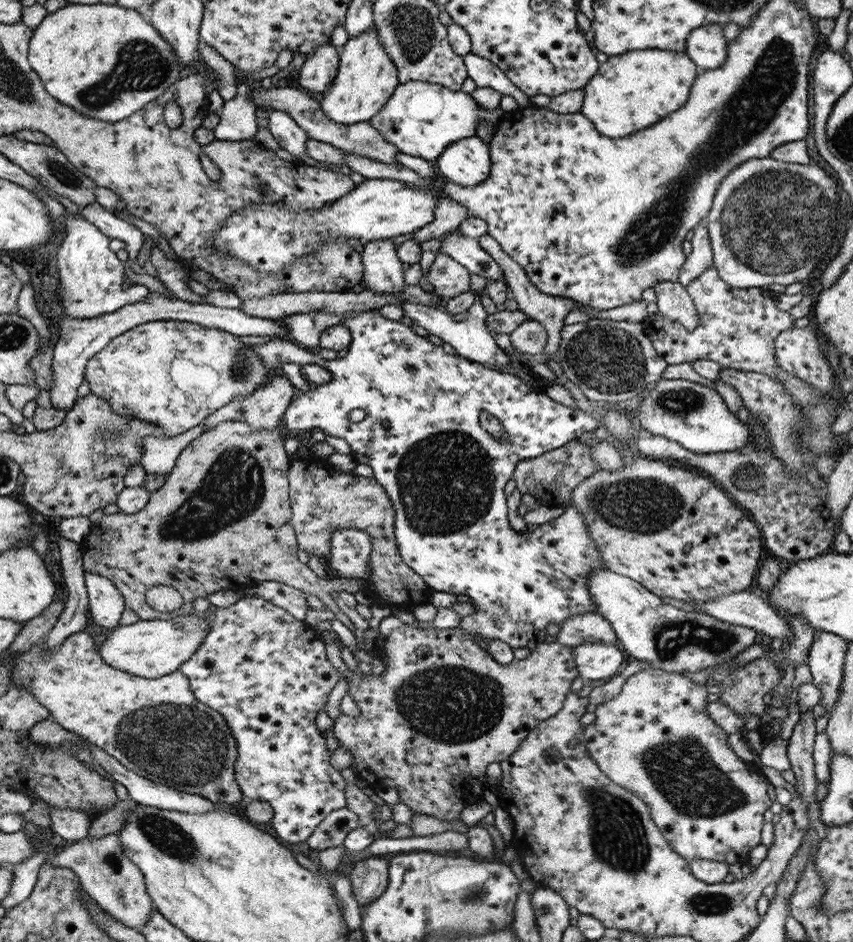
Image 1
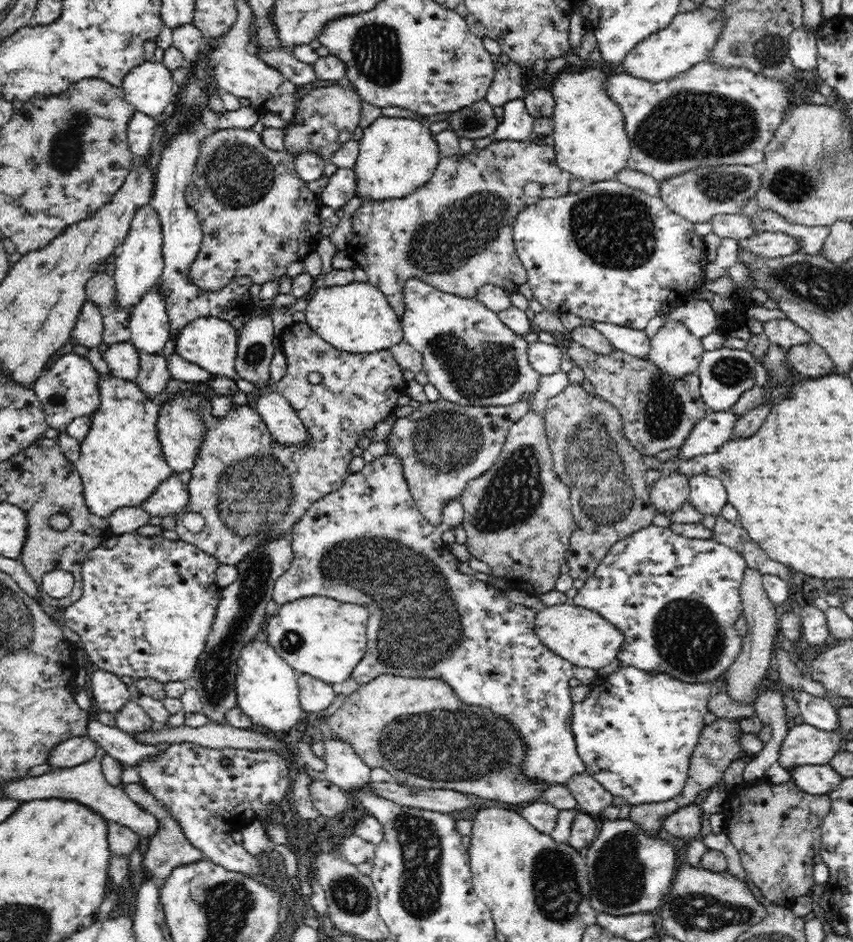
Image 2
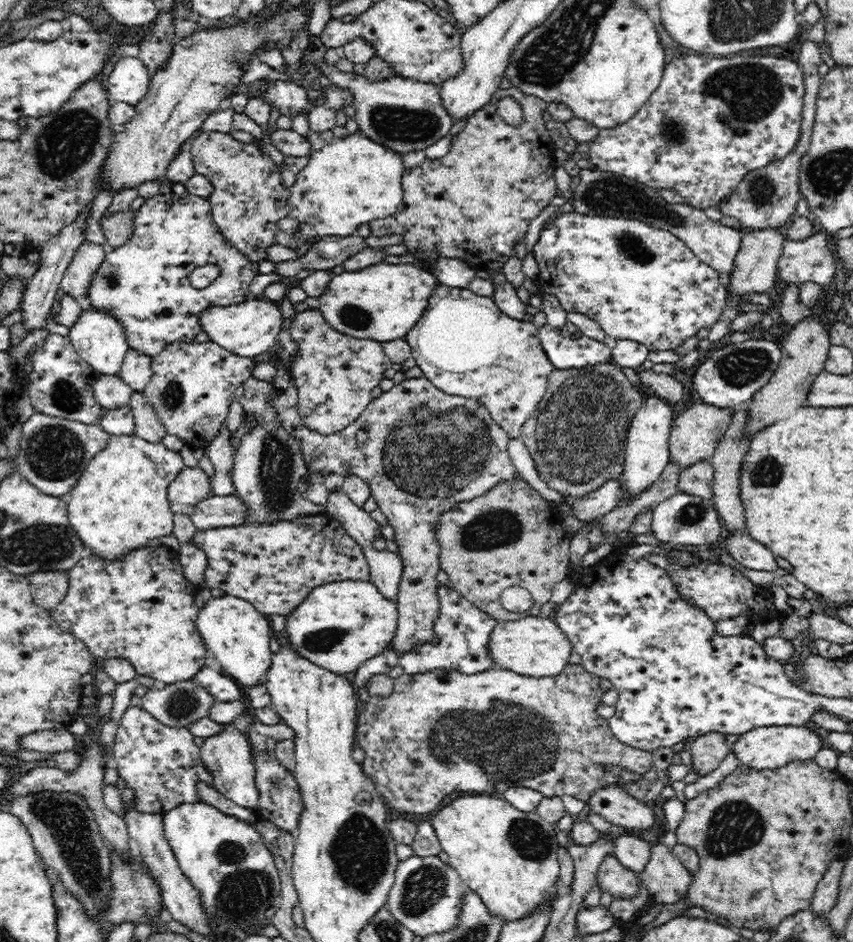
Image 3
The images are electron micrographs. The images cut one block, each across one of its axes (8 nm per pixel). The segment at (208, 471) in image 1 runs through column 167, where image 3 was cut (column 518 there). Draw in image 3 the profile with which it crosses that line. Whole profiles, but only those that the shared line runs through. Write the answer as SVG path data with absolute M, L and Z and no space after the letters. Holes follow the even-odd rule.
M519 475L512 482L500 483L496 487L490 489L488 492L485 492L482 496L474 497L472 500L466 502L459 502L443 512L440 521L435 526L434 532L436 540L440 545L439 550L439 567L448 574L448 580L445 585L450 587L452 590L459 592L468 602L473 603L476 608L479 608L482 612L485 612L487 615L490 615L492 618L495 618L499 621L513 621L526 618L526 616L538 616L540 614L540 609L544 604L550 602L550 596L554 584L564 580L568 572L568 566L570 566L570 551L569 544L571 543L571 535L568 531L564 531L560 526L561 516L558 514L558 511L555 509L555 505L547 501L545 498L542 498L536 490L534 490L525 480L522 480ZM511 586L522 586L526 590L530 591L532 595L533 605L528 612L508 612L504 610L500 604L500 595L504 588Z

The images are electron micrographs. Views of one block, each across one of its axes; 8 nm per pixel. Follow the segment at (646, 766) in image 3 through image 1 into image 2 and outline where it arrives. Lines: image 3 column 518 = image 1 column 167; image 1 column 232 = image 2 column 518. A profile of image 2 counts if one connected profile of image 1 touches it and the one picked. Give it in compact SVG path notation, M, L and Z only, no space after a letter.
M380 674L348 695L344 704L328 718L328 726L328 735L349 743L366 766L386 769L396 782L408 788L445 789L512 806L534 802L549 787L549 782L524 773L529 748L513 722L493 709L466 704L441 677Z

